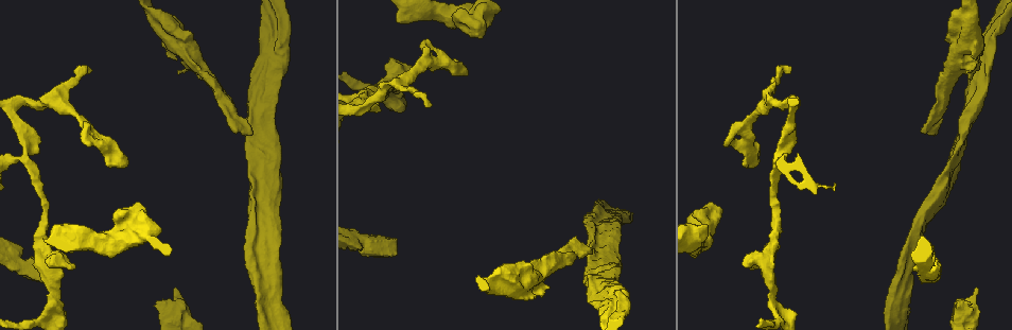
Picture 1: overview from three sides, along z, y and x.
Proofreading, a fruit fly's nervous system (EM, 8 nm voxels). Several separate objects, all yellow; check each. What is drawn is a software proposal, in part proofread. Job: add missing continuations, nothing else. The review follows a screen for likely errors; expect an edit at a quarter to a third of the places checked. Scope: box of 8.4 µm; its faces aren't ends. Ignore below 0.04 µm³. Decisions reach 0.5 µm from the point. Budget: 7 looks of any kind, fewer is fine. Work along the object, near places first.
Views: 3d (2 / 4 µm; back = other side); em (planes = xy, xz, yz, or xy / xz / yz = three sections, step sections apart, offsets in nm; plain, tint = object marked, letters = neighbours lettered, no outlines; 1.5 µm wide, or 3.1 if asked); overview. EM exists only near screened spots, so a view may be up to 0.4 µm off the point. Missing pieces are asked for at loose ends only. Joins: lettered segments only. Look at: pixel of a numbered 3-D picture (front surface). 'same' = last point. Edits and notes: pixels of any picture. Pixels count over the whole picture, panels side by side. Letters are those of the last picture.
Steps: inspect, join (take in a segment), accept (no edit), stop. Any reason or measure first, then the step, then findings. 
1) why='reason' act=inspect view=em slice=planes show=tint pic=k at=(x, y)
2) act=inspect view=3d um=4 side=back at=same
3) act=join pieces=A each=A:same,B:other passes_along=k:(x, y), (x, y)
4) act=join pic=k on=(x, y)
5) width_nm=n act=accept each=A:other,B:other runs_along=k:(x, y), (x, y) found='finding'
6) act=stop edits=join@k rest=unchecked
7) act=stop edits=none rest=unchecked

why='free end' act=inspect view=3d um=2 side=back pic=1 at=(176, 288)

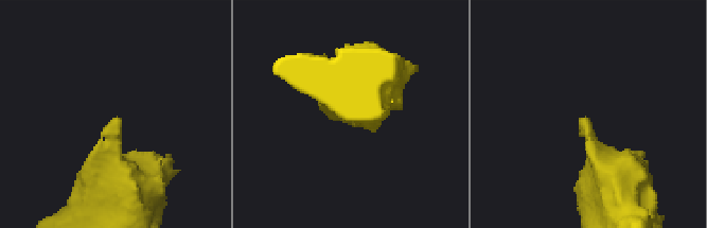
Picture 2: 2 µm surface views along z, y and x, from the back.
act=inspect view=em slice=yz step=4 show=tint pic=2 at=(356, 125)

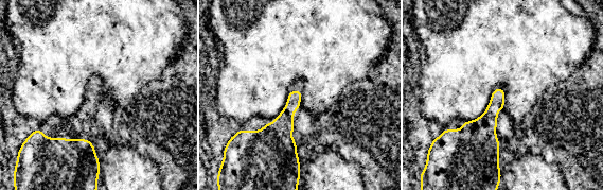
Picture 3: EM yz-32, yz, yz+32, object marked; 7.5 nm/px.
why='another direction' act=inspect view=em slice=planes show=letters at=same

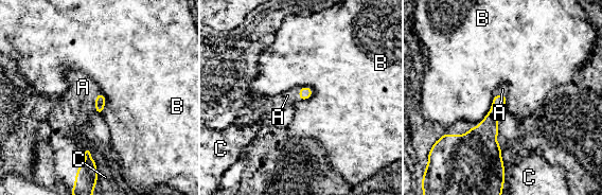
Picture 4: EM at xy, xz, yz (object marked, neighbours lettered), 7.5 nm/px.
act=join pieces=A each=A:same,B:other,C:other found='it goes on there'

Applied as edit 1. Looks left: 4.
why='branch stops here' act=inspect view=3d um=4 pic=1 at=(430, 107)

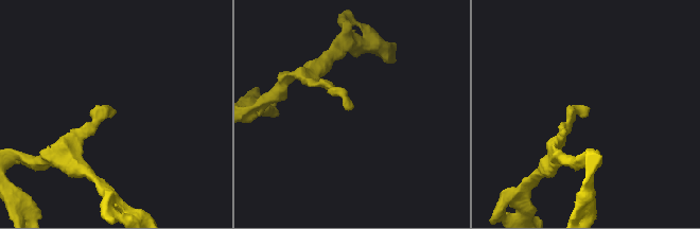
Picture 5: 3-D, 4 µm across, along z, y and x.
why='now the EM' act=inspect view=em slice=yz step=8 show=tint pic=5 at=(588, 109)

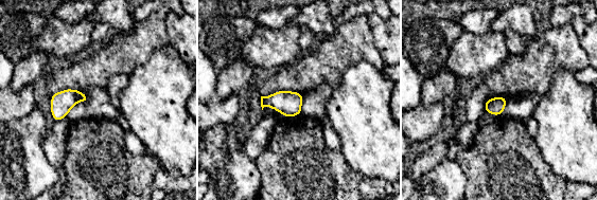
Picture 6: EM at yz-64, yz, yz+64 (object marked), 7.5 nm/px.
act=inspect view=em slice=yz step=8 show=letters at=same

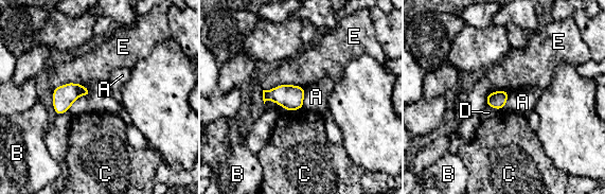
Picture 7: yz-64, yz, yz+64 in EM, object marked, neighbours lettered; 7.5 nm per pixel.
act=accept each=A:other,B:other,C:other,D:other,E:other border=7:(305, 88), (302, 107) found='none of them fits'

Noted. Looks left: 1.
why='an open end' act=inspect view=em slice=planes show=letters pic=1 at=(234, 131)

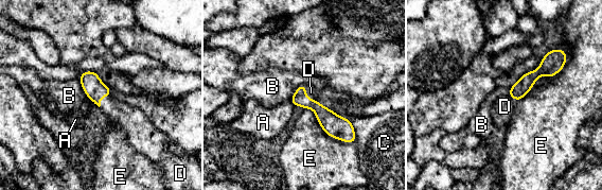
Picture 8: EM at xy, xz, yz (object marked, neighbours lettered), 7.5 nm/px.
act=join pieces=D each=A:other,B:other,C:other,D:same,E:other found='it goes on there'

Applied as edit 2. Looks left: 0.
act=stop edits=join@4,join@8 rest=unchecked

